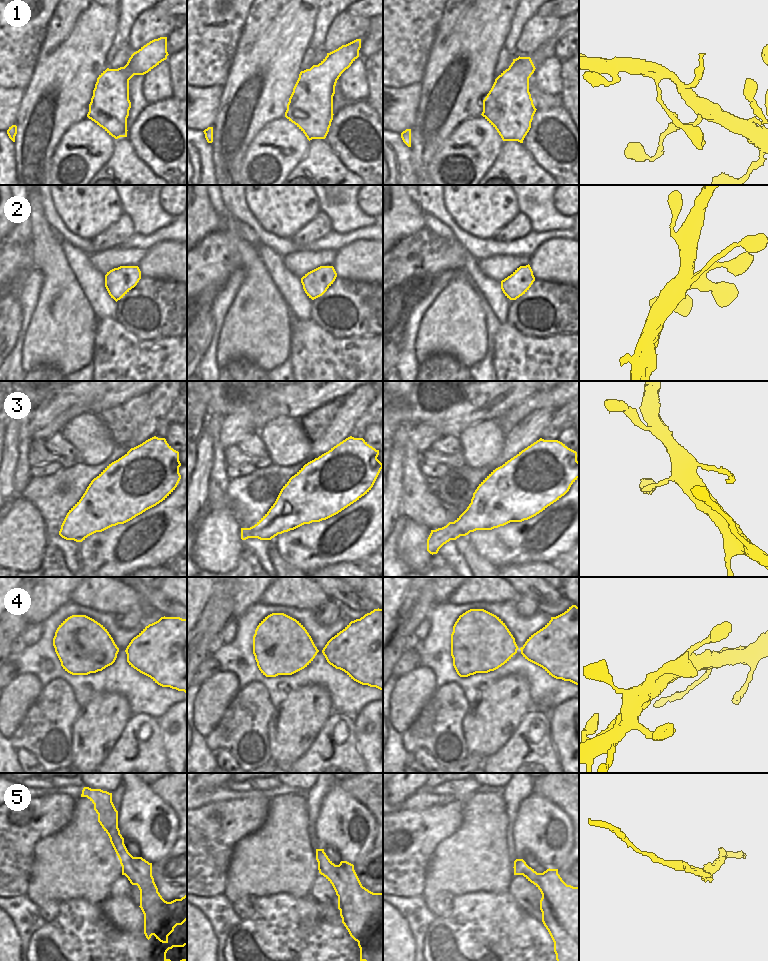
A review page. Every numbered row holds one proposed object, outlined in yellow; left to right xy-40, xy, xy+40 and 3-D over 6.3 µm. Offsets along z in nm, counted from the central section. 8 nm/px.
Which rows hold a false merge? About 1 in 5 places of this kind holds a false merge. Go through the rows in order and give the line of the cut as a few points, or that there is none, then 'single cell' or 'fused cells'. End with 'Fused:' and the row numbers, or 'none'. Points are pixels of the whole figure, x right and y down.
1: no cut; single cell
2: no cut; single cell
3: no cut; single cell
4: no cut; single cell
5: no cut; single cell
Fused: none

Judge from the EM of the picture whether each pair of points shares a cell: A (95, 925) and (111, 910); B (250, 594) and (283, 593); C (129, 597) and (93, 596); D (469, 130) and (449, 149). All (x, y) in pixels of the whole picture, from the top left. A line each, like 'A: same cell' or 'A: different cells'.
A: different cells
B: different cells
C: same cell
D: same cell

